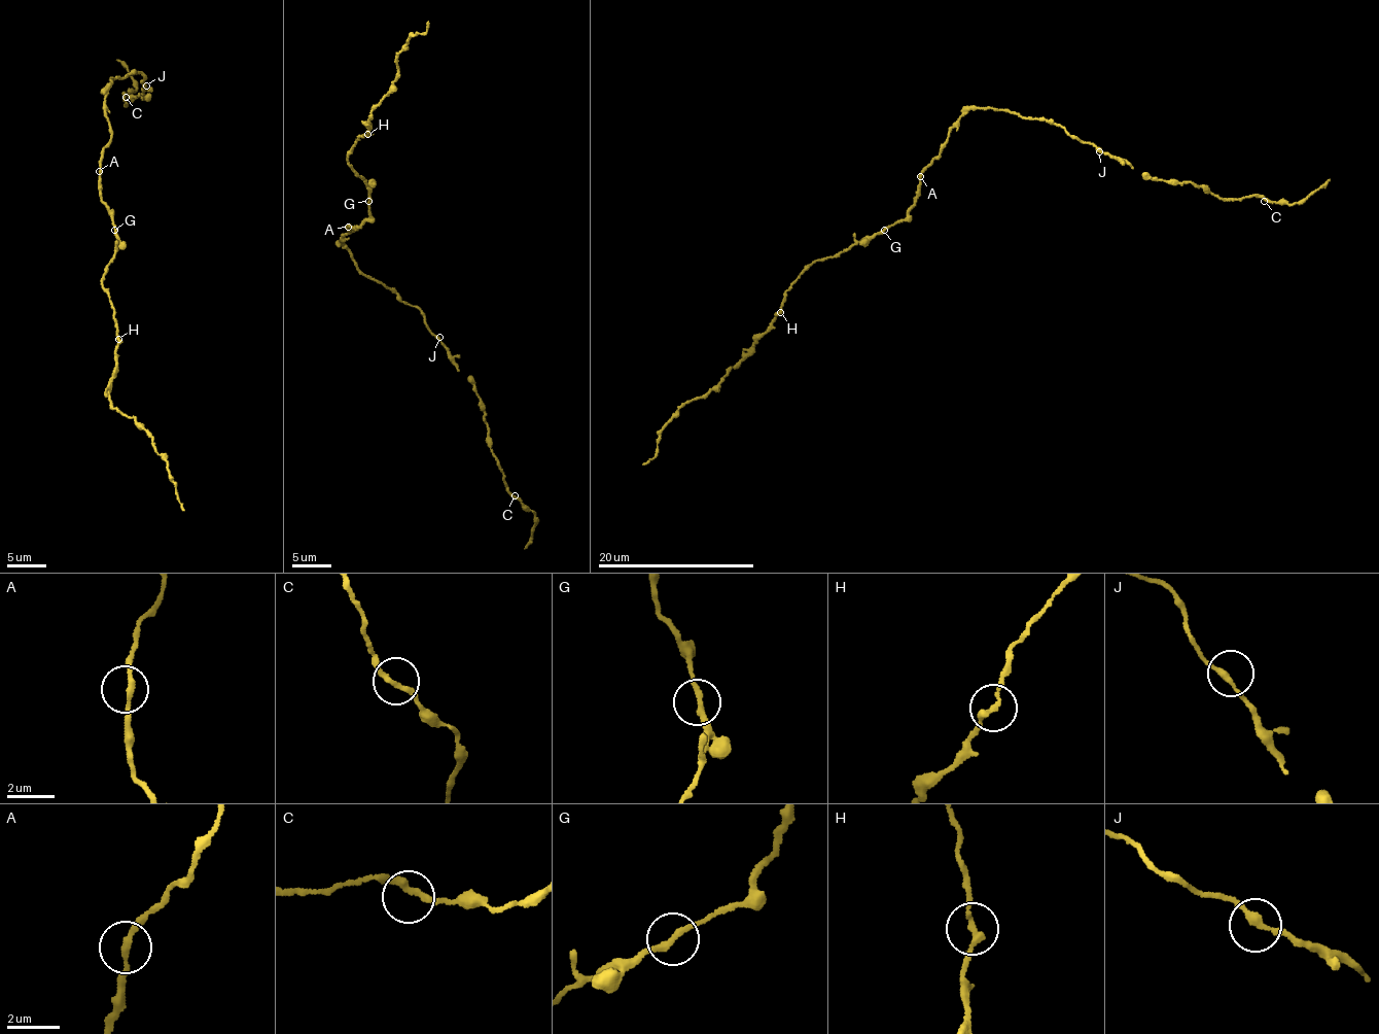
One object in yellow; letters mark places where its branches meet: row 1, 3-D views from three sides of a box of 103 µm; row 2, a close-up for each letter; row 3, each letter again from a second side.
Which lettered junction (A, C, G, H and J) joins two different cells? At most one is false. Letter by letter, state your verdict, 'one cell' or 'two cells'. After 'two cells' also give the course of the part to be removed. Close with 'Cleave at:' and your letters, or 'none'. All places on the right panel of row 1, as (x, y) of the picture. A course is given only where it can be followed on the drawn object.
A: one cell
C: one cell
G: one cell
H: one cell
J: one cell
Cleave at: none

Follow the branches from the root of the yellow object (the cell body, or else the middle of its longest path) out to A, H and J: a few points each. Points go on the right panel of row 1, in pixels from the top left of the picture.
A: (936, 158), (920, 176)
H: (936, 158), (921, 173), (918, 198), (904, 219), (837, 254), (807, 266), (785, 293), (780, 312)
J: (936, 158), (953, 123), (978, 107), (1049, 119), (1099, 151)

